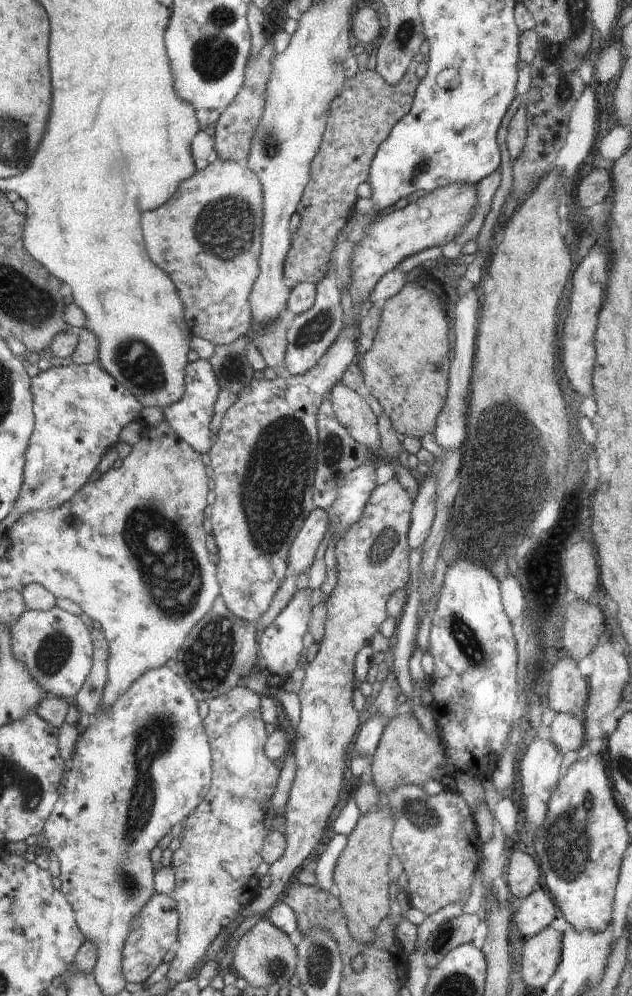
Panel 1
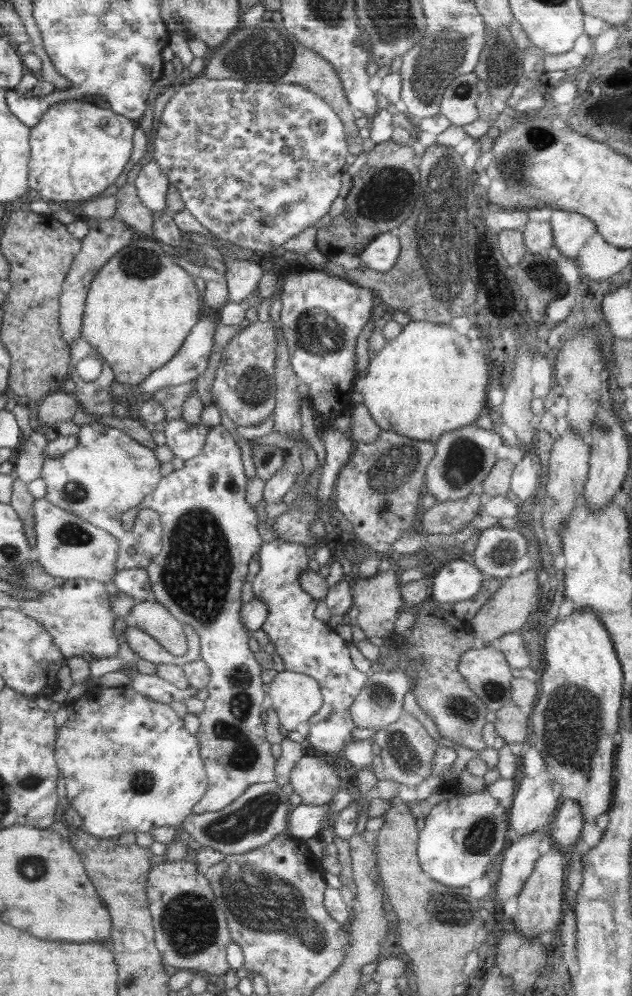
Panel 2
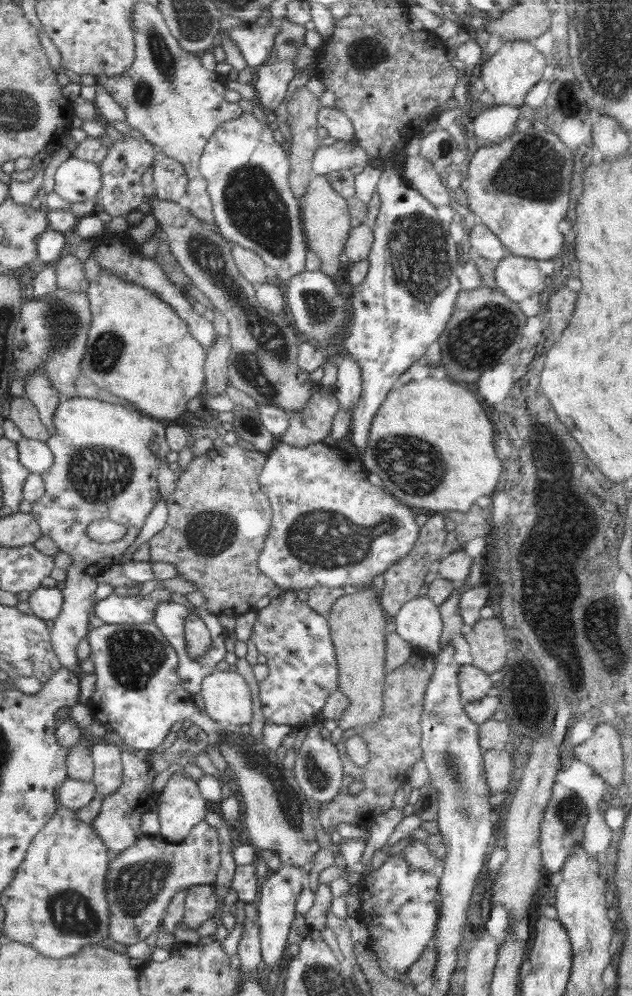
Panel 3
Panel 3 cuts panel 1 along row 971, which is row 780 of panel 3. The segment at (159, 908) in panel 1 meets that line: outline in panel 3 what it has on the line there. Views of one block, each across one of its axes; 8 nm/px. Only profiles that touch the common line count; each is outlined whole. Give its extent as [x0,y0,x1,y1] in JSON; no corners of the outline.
[91,748,157,853]

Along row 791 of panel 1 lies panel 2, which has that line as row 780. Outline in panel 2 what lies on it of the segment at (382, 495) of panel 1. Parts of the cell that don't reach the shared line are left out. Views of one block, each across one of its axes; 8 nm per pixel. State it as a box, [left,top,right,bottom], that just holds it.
[290,754,343,805]

